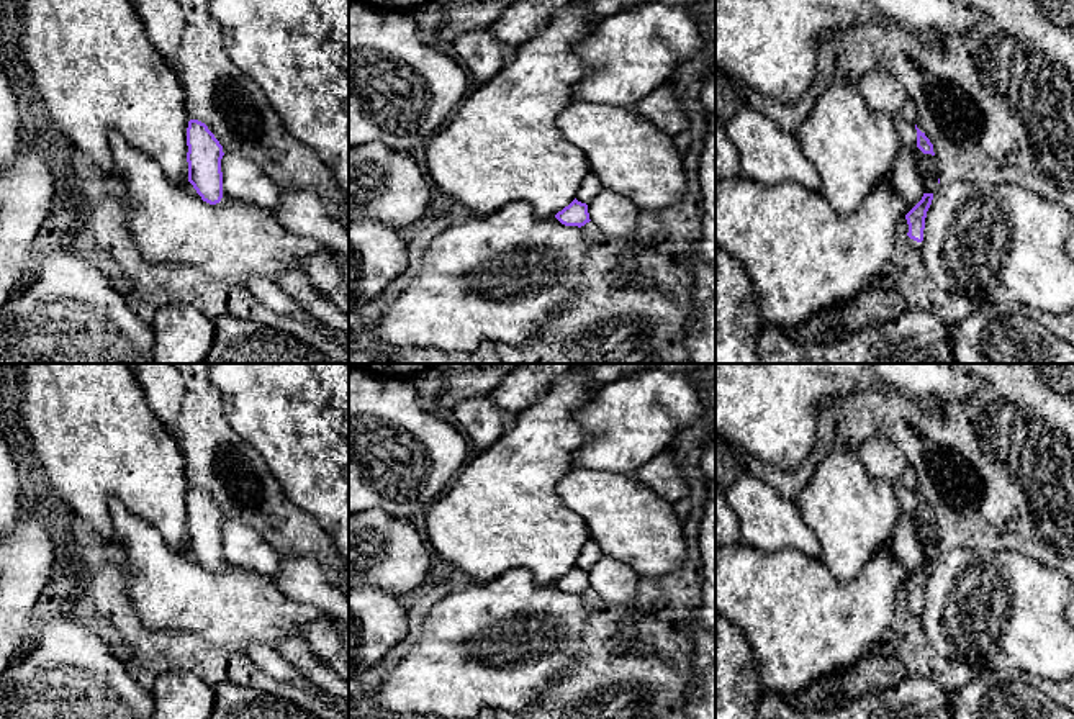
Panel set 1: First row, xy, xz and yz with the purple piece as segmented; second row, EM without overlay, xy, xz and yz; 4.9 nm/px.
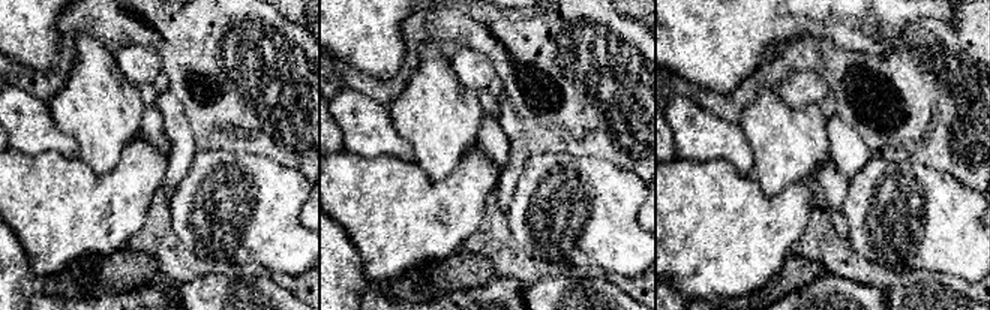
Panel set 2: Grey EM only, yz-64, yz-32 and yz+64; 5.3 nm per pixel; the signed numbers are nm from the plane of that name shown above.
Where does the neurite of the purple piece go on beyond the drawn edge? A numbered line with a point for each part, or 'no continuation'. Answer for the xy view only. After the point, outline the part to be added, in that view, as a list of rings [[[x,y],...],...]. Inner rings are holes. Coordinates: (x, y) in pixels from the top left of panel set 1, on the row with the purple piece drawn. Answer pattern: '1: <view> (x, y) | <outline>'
no continuation

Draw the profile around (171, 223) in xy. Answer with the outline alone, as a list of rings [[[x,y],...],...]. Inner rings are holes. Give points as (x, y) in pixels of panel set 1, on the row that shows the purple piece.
[[[120,133],[108,134],[115,175],[108,190],[128,205],[126,219],[136,247],[151,264],[188,264],[201,267],[219,282],[244,287],[257,274],[277,283],[282,272],[301,269],[301,257],[318,251],[318,242],[287,231],[270,210],[259,208],[223,193],[216,205],[201,200],[193,185],[172,182],[160,165],[133,147]]]

